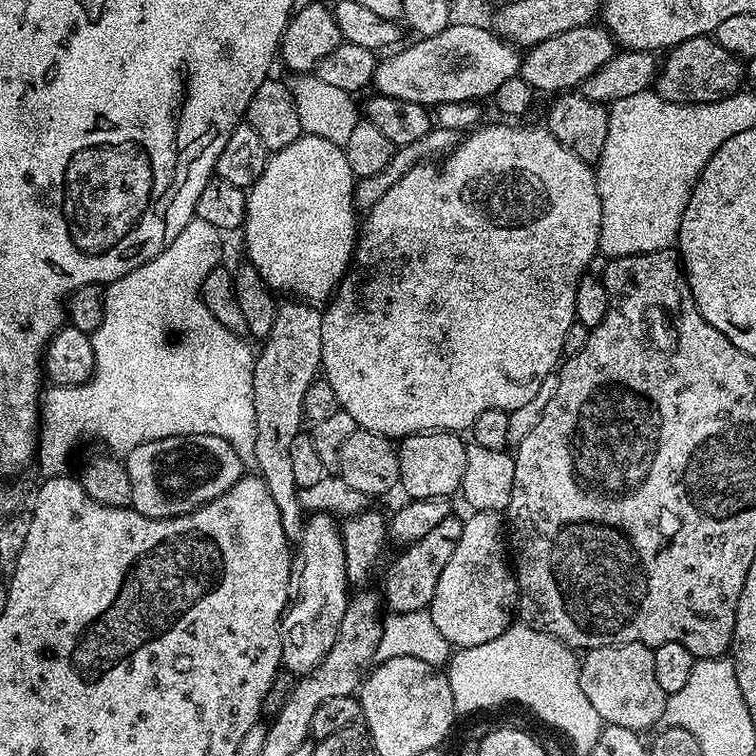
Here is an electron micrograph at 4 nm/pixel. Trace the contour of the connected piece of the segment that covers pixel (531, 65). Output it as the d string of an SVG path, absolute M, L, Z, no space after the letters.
M590 23L578 30L566 30L566 34L546 38L545 41L529 47L523 53L518 74L532 87L533 93L564 94L569 90L579 89L586 78L606 66L606 62L610 62L610 58L616 55L617 51L618 45L607 31L595 23Z

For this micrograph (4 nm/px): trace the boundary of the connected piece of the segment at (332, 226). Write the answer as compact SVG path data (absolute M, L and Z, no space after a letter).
M302 134L290 146L286 146L280 152L269 155L268 165L264 171L264 176L258 182L254 182L251 188L247 189L246 195L246 214L242 225L242 233L244 232L244 252L247 263L254 266L254 270L258 270L261 279L265 285L273 293L292 292L293 297L303 298L308 302L327 302L332 299L333 292L339 286L340 280L344 277L345 272L349 271L350 265L354 260L356 250L356 242L358 239L358 207L353 196L354 177L350 170L350 162L346 162L346 154L343 147L334 142L327 141L326 138L314 137Z

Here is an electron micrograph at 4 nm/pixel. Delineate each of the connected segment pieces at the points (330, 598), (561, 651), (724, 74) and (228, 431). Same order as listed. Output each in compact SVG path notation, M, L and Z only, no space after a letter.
M313 512L305 519L294 552L292 574L294 595L289 599L280 621L282 664L295 674L311 674L326 658L330 646L334 646L334 638L338 638L338 626L342 626L342 614L346 614L350 599L344 538L335 515Z
M523 622L513 623L498 638L482 642L482 646L459 649L448 660L446 675L457 713L480 712L499 704L525 704L538 719L557 728L580 754L587 754L594 742L598 742L602 721L598 710L582 694L577 653L562 641Z
M711 35L675 44L667 49L665 56L668 57L662 60L654 77L654 91L663 100L679 104L718 102L741 91L746 80L745 61L730 54L730 50L723 48Z
M193 218L182 234L164 247L162 254L104 288L102 326L91 333L96 371L84 384L69 388L52 386L42 396L38 465L45 477L67 469L64 467L83 436L97 436L109 448L109 453L126 454L134 446L158 438L214 434L226 438L240 460L254 461L254 352L248 349L249 341L243 335L226 330L206 310L206 302L200 297L206 274L221 267L223 239L219 228Z

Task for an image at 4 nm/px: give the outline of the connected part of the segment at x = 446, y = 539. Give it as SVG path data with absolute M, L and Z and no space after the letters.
M453 514L446 518L446 522L438 522L426 538L407 545L404 552L388 568L384 576L383 599L393 613L410 611L425 611L434 598L434 590L438 590L438 578L442 578L442 569L446 562L450 562L450 554L454 554L454 546L458 546L458 538L462 538L464 520Z

